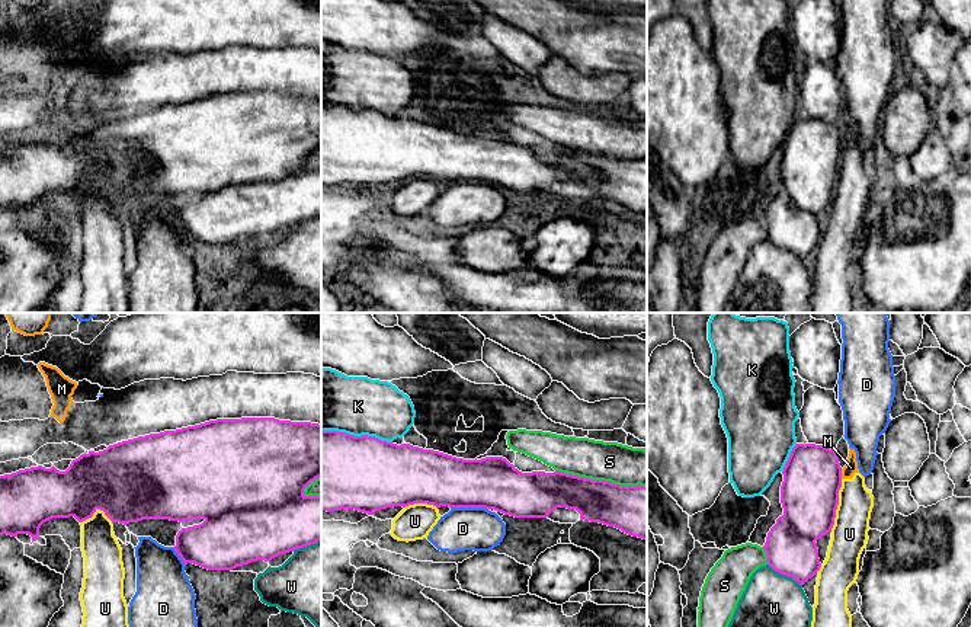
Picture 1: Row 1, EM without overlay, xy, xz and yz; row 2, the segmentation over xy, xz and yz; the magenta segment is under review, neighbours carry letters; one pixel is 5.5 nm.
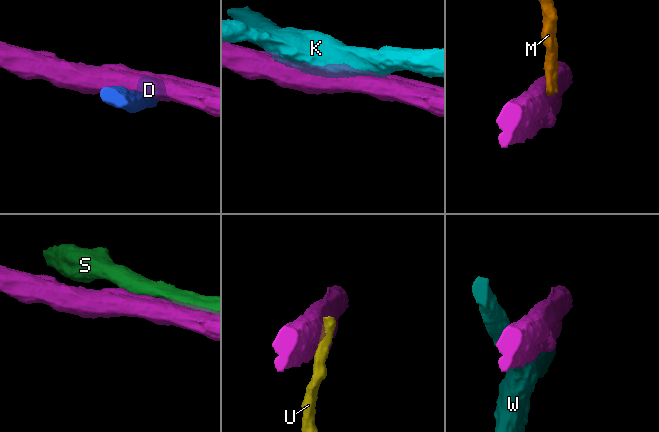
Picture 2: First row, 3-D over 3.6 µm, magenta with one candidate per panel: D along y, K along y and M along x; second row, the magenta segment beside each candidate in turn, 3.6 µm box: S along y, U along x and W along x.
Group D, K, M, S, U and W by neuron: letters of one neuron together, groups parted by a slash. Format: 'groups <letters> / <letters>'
groups D M U / K / S / W

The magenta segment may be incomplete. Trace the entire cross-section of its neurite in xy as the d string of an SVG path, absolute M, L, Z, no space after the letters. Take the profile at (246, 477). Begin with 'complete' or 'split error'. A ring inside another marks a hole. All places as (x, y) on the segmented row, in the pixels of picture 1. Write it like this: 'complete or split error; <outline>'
complete; M275 418L217 419L195 426L122 441L109 445L106 450L99 452L84 452L78 458L73 460L65 471L60 471L54 466L51 468L38 466L0 476L0 535L7 534L17 537L19 534L28 534L32 537L32 541L36 541L39 538L39 528L44 522L52 518L70 516L83 522L92 518L97 509L103 511L112 524L119 522L124 525L142 519L170 519L179 522L202 519L202 524L182 528L177 532L174 546L176 553L185 564L193 563L208 570L233 570L238 566L257 560L270 562L281 554L315 544L321 540L321 496L304 495L305 487L318 477L321 477L321 425L311 422L279 420Z

